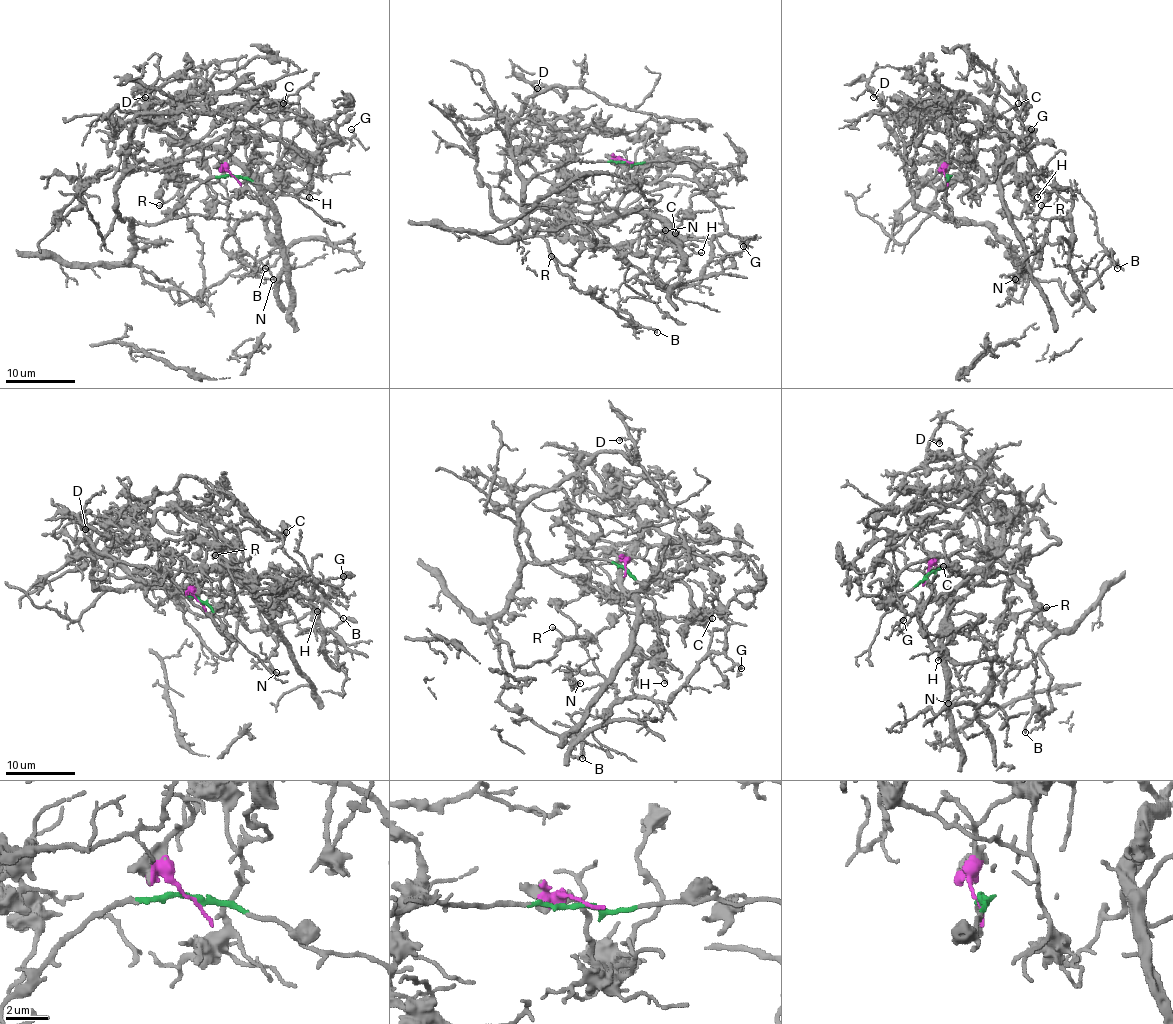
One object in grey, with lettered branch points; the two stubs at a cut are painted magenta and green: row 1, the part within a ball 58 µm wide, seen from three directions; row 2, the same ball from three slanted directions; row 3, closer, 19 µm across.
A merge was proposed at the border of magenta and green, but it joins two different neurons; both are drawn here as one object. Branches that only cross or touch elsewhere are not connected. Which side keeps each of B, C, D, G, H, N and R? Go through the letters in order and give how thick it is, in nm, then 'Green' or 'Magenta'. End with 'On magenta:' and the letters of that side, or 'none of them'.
B: Thickness 140 nm. Green
C: Thickness 240 nm. Magenta
D: Thickness 160 nm. Green
G: Thickness 140 nm. Magenta
H: Thickness 200 nm. Magenta
N: Thickness 90 nm. Magenta
R: Thickness 170 nm. Green
On magenta: C, G, H, N

